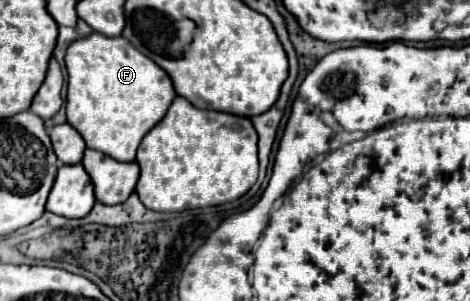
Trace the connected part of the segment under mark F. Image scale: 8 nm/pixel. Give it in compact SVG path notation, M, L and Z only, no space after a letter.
M97 32L75 40L67 48L65 64L69 72L67 122L83 136L87 148L121 162L135 160L139 142L167 114L177 96L169 74L123 36L105 38Z

